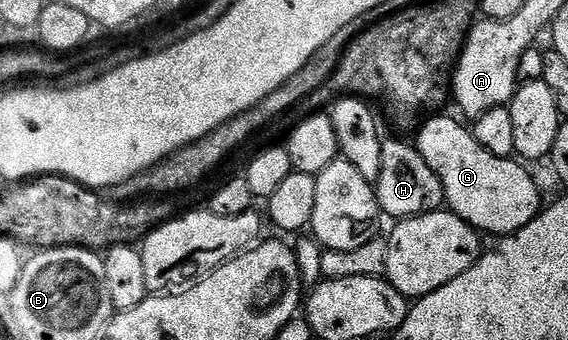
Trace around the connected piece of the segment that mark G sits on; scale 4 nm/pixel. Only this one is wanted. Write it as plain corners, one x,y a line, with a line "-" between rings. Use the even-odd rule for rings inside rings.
430,117
421,124
416,146
432,173
440,177
446,194
445,206
468,226
487,236
505,237
524,229
544,207
537,181
522,168
525,166
517,158
505,159
488,153
467,124
465,127
454,119
438,118
442,117

